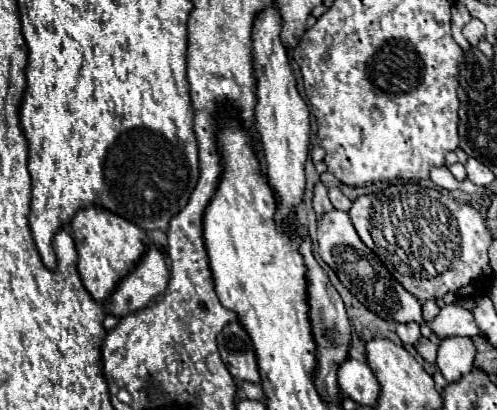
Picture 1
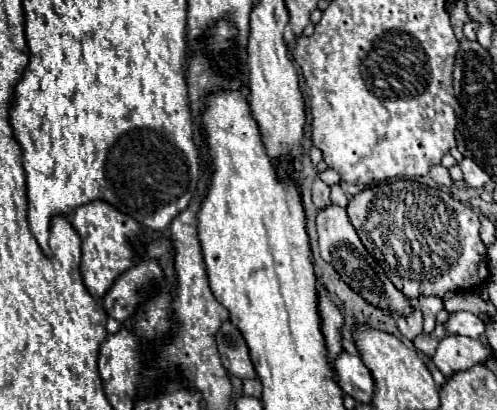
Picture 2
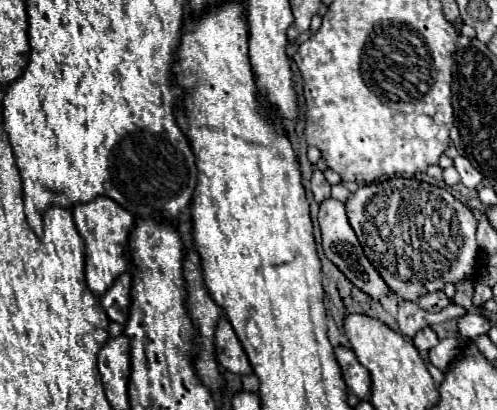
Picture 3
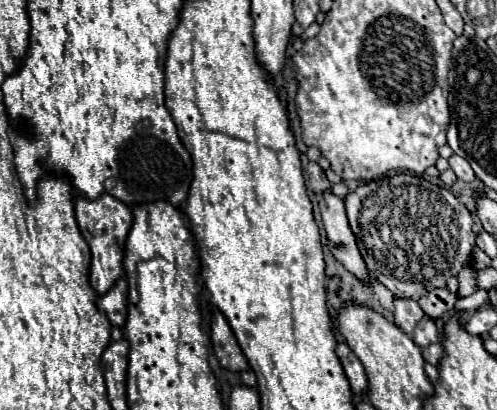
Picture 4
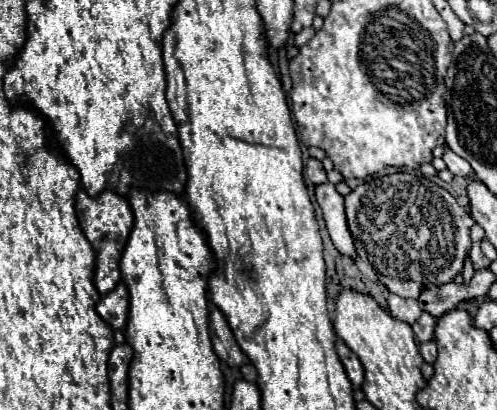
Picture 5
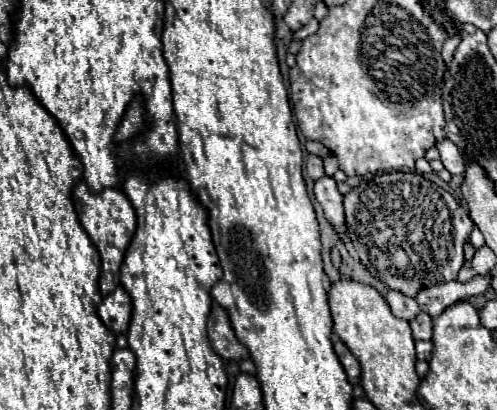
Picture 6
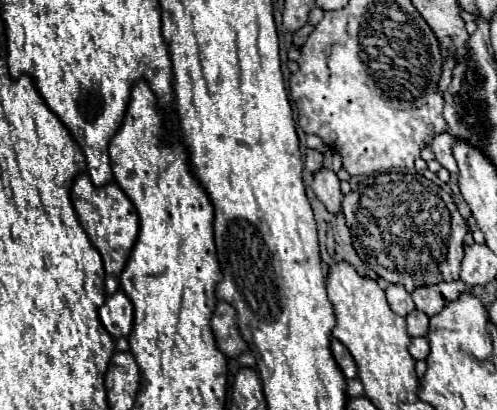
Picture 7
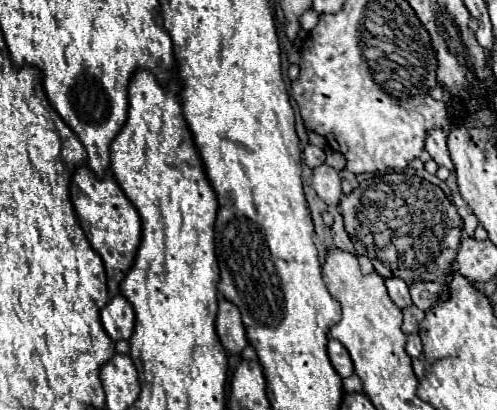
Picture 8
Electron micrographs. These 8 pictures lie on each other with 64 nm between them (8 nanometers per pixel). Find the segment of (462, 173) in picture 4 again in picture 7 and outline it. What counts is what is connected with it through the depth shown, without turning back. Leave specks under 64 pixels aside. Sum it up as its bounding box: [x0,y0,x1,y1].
[432,132,458,174]

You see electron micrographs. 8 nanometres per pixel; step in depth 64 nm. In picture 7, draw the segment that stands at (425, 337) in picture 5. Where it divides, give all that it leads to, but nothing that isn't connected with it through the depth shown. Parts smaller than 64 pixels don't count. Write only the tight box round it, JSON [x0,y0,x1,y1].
[406,310,428,338]

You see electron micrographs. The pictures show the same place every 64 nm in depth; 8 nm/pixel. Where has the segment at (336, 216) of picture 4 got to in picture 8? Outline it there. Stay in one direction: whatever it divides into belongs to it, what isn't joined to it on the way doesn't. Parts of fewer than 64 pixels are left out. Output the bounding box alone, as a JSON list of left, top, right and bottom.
[312,164,342,204]

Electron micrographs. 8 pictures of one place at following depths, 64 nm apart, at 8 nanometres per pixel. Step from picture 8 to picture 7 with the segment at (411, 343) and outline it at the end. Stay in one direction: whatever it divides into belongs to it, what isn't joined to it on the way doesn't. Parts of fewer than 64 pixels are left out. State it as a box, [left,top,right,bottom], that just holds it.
[410,338,428,360]

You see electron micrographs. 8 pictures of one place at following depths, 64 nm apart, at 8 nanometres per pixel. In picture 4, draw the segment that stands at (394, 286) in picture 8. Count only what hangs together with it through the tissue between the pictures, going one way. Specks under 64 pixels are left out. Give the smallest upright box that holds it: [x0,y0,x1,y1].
[394,300,424,334]

